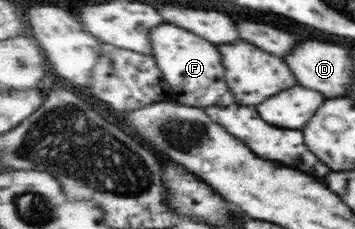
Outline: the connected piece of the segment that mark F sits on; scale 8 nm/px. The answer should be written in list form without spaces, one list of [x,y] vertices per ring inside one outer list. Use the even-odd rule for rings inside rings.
[[[170,23],[155,29],[150,39],[154,45],[154,60],[175,91],[175,100],[179,104],[204,109],[238,104],[227,84],[227,68],[223,65],[223,54],[217,44]]]

